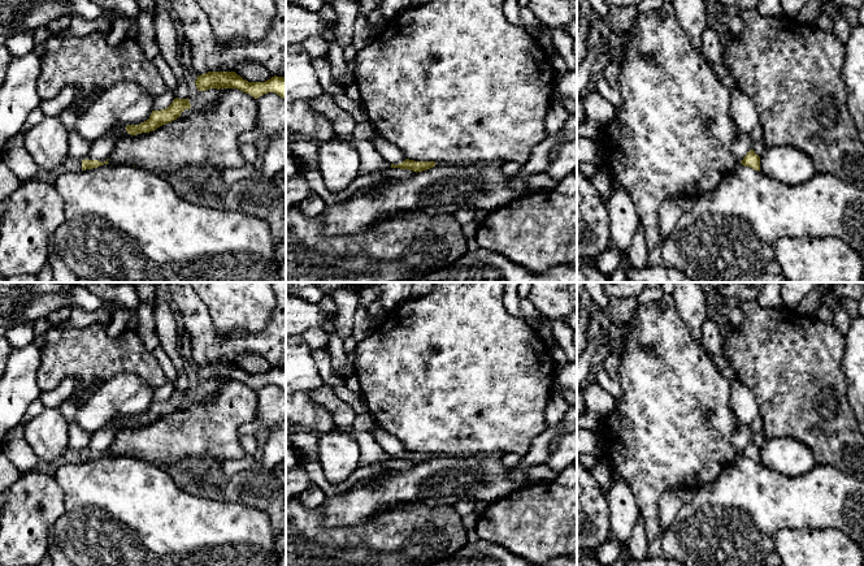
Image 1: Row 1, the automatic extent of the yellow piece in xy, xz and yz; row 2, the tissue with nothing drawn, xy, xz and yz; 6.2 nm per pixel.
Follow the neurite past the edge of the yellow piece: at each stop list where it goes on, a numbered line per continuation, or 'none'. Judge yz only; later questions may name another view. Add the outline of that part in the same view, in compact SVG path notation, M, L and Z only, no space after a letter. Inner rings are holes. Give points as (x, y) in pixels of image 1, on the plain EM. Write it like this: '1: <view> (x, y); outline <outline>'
1: yz (742, 436); outline M739 425L731 436L731 444L739 455L751 441L752 433L750 425Z

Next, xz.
1: xz (390, 444); outline M378 423L373 425L373 435L377 444L390 455L398 457L405 451L403 444L395 436L386 432Z

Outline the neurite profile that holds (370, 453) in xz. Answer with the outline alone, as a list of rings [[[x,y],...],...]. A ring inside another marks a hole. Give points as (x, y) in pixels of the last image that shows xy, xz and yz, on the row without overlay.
[[[337,424],[334,429],[349,433],[359,441],[359,467],[366,467],[374,463],[385,463],[391,461],[391,455],[377,444],[372,432],[359,432],[353,427],[339,427]]]

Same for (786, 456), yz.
[[[791,437],[765,440],[760,446],[760,463],[787,478],[804,475],[816,466],[812,450]]]

